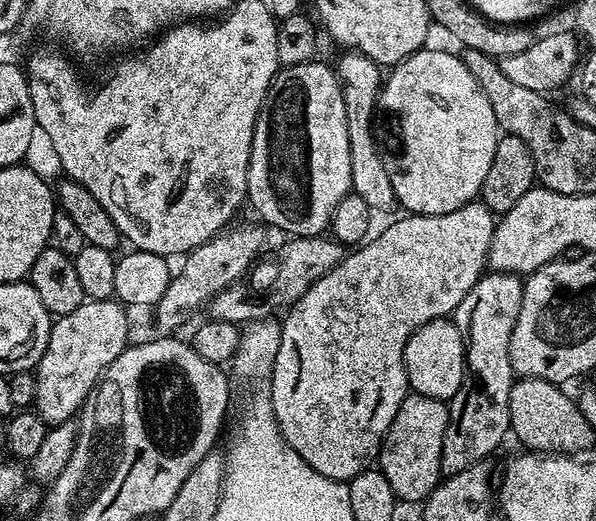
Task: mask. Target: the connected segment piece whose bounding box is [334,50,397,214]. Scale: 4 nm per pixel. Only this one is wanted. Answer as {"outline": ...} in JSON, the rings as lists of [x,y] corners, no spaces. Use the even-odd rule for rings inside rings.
{"outline":[[[348,50],[343,55],[344,57],[334,64],[334,71],[340,80],[342,102],[346,102],[346,134],[350,134],[352,192],[362,198],[362,202],[366,202],[366,206],[372,209],[373,213],[388,212],[397,207],[394,182],[390,182],[389,165],[384,165],[384,160],[376,149],[376,136],[372,133],[372,115],[378,112],[382,87],[382,68],[361,52]]]}

